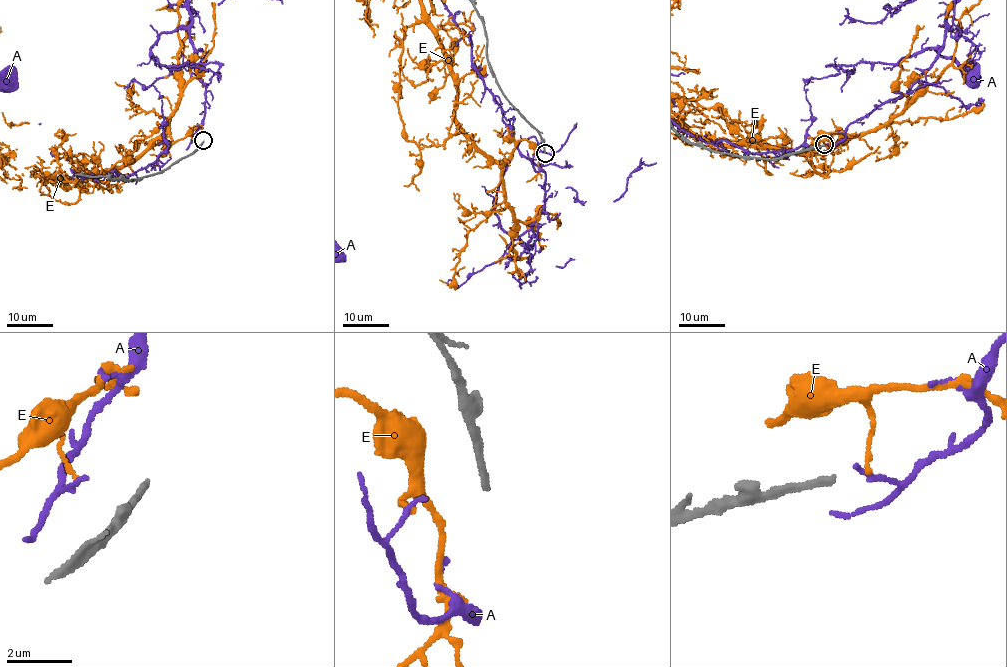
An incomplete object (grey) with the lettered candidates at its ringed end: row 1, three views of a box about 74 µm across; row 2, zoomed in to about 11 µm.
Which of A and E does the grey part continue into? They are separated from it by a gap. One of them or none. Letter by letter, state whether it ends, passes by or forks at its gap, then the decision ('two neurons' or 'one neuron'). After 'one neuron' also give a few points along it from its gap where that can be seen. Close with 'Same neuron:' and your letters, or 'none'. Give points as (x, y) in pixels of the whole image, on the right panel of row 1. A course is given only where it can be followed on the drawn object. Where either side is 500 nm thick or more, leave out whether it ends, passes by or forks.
A: it ends; two neurons
E: it ends; two neurons
Same neuron: none

